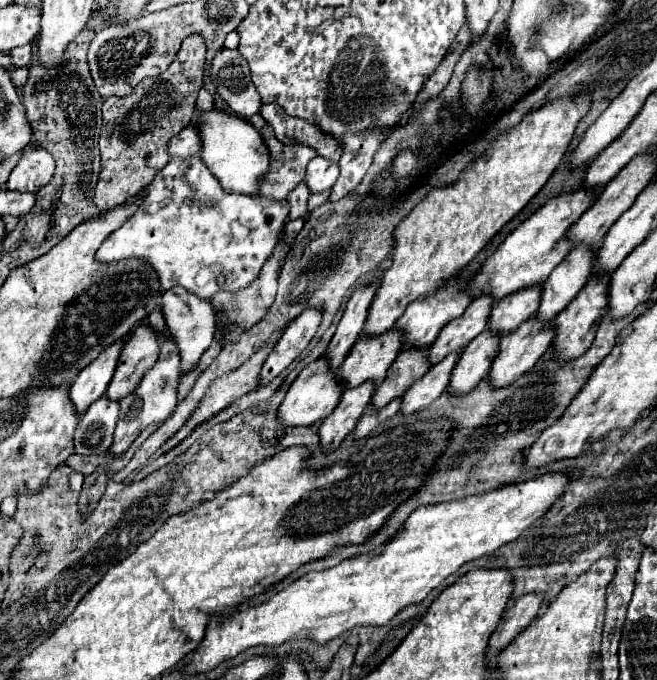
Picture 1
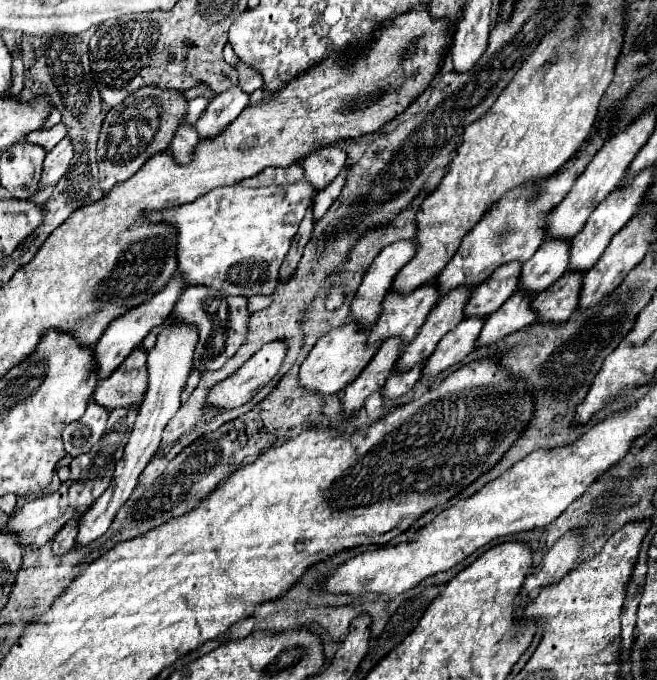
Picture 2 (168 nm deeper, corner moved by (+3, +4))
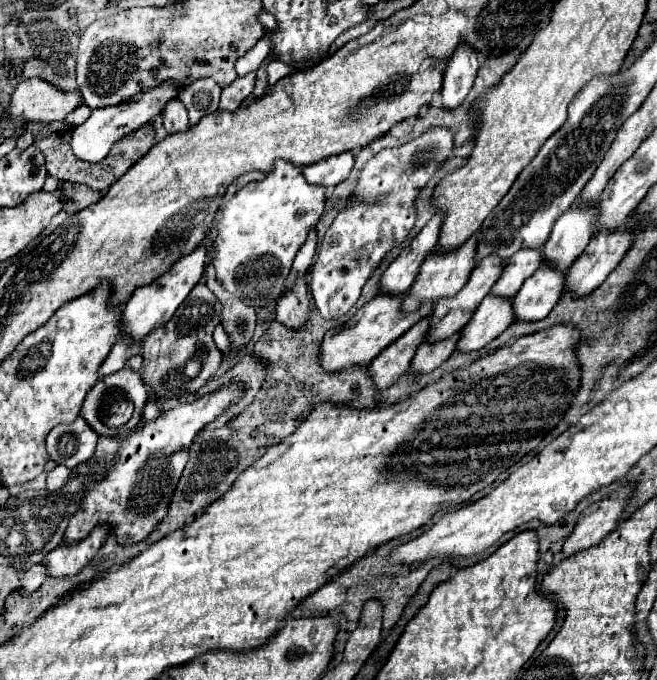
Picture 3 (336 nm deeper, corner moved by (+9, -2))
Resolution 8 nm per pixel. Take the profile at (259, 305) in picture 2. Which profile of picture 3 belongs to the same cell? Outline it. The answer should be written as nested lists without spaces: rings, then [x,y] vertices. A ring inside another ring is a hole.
[[[221,325],[216,326],[213,332],[213,340],[222,353],[229,353],[229,337],[227,337],[227,333],[225,333]]]

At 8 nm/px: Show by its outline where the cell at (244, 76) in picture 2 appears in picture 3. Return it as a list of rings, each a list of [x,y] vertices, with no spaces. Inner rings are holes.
[[[275,59],[273,63],[269,63],[269,69],[267,69],[269,85],[275,85],[279,79],[291,75],[291,71],[293,71],[293,67],[285,67],[285,63],[277,63],[277,59]]]

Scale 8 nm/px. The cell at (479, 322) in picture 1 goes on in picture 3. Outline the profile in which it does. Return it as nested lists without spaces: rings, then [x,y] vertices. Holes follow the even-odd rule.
[[[517,251],[513,259],[509,259],[509,265],[505,267],[501,279],[495,283],[491,293],[513,297],[525,279],[529,279],[537,269],[541,267],[541,251]]]

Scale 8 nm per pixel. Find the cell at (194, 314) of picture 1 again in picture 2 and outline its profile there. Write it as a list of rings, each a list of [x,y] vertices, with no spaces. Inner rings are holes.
[[[167,317],[159,325],[157,343],[147,355],[149,357],[147,359],[149,387],[147,387],[143,405],[139,409],[135,427],[129,435],[129,443],[125,445],[125,453],[113,469],[111,485],[103,491],[103,495],[99,499],[95,499],[95,505],[91,507],[91,511],[87,511],[79,519],[79,533],[77,533],[75,545],[87,545],[87,543],[95,541],[97,537],[101,537],[109,529],[109,525],[111,525],[115,513],[119,511],[119,507],[123,505],[123,501],[127,501],[131,491],[136,488],[145,465],[149,463],[149,459],[155,455],[155,451],[159,447],[163,427],[169,423],[169,419],[177,413],[177,409],[181,405],[181,391],[187,383],[189,373],[193,371],[193,353],[195,353],[197,341],[199,341],[199,329],[195,329],[195,325],[187,325],[183,321],[173,321],[171,317]]]

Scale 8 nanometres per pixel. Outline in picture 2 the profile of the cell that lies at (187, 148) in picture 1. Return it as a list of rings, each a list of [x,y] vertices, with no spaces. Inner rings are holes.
[[[231,87],[225,93],[217,95],[207,109],[203,111],[203,115],[191,123],[193,129],[197,129],[201,139],[207,137],[217,137],[217,131],[223,131],[227,125],[231,125],[231,121],[235,121],[239,117],[239,113],[245,109],[245,105],[249,105],[249,95],[245,91],[241,91],[241,87]]]

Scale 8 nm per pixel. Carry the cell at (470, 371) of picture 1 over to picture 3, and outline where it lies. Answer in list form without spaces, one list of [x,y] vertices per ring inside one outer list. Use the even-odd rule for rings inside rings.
[[[553,267],[537,269],[513,299],[517,321],[545,319],[561,299],[561,279],[565,279],[565,271],[553,271]]]

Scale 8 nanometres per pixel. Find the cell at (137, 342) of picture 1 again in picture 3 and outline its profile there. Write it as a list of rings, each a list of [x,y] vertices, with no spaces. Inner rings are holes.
[[[123,367],[121,371],[109,375],[109,377],[101,377],[95,387],[87,393],[83,407],[81,407],[81,417],[89,423],[89,427],[103,437],[123,437],[129,431],[133,431],[137,427],[137,423],[141,421],[143,415],[143,407],[149,399],[147,393],[147,385],[143,383],[141,375],[129,367]]]

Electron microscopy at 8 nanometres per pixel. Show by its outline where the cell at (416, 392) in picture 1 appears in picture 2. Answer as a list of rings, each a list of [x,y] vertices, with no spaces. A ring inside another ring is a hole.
[[[465,319],[453,331],[449,331],[443,341],[439,341],[433,355],[425,361],[421,377],[435,377],[447,367],[459,363],[465,355],[475,349],[479,331],[483,327],[483,319]]]

